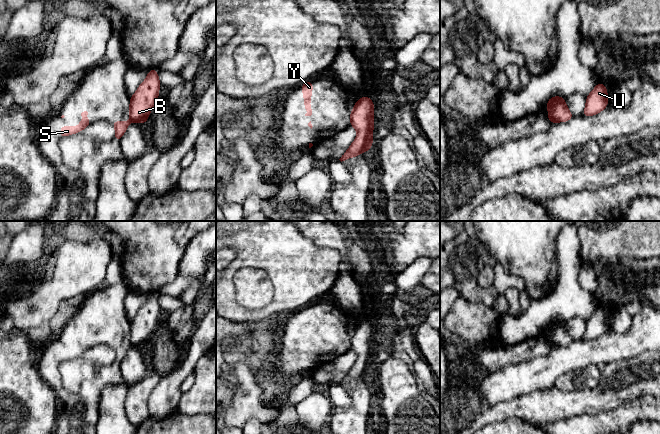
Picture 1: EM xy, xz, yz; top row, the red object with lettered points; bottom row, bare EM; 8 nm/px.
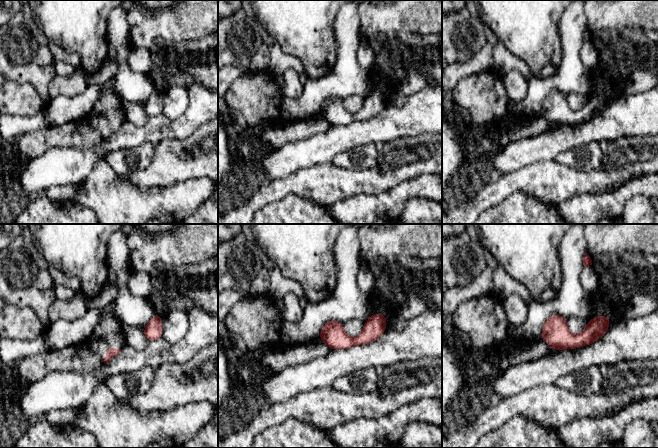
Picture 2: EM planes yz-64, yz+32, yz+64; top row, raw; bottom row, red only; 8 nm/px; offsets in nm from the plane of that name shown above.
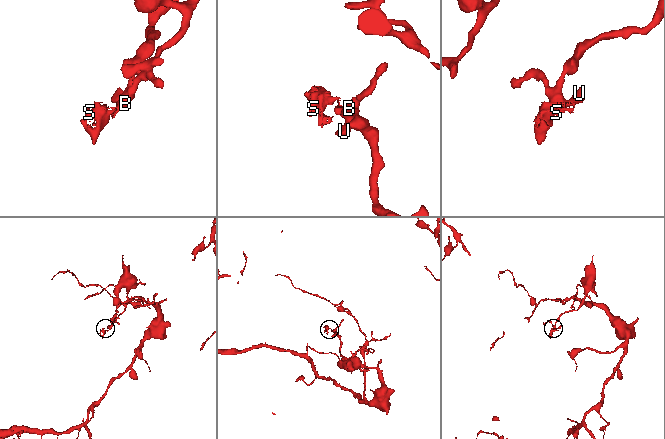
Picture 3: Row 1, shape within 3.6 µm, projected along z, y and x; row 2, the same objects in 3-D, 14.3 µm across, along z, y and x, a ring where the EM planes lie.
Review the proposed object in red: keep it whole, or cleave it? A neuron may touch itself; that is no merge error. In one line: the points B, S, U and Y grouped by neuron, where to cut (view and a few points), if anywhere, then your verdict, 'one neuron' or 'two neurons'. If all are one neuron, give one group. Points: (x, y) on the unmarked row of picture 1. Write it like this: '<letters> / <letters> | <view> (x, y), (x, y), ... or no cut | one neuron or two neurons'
B U / S Y | yz (548, 332), (549, 339), (556, 345) | two neurons

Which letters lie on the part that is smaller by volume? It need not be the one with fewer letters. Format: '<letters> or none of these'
S, Y

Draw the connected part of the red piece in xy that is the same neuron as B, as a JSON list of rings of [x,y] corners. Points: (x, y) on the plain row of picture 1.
[[[158,292],[148,295],[147,302],[130,321],[129,341],[132,346],[145,348],[150,335],[158,326],[158,315],[161,310],[157,299]]]

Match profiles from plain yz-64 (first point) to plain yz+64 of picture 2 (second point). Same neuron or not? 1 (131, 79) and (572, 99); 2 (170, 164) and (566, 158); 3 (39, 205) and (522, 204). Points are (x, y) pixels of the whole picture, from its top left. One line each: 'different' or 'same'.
1: different
2: different
3: same

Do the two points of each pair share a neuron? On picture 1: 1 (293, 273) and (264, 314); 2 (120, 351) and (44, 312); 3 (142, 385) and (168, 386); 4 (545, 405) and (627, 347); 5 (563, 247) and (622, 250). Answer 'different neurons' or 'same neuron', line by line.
1: same neuron
2: different neurons
3: different neurons
4: different neurons
5: different neurons

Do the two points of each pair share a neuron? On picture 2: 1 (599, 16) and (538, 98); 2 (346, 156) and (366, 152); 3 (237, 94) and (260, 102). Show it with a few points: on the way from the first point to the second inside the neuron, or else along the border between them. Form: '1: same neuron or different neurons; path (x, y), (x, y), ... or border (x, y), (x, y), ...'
1: different neurons; border (584, 10), (587, 28)
2: same neuron; path (351, 156), (361, 156)
3: same neuron; path (243, 95), (254, 96)

